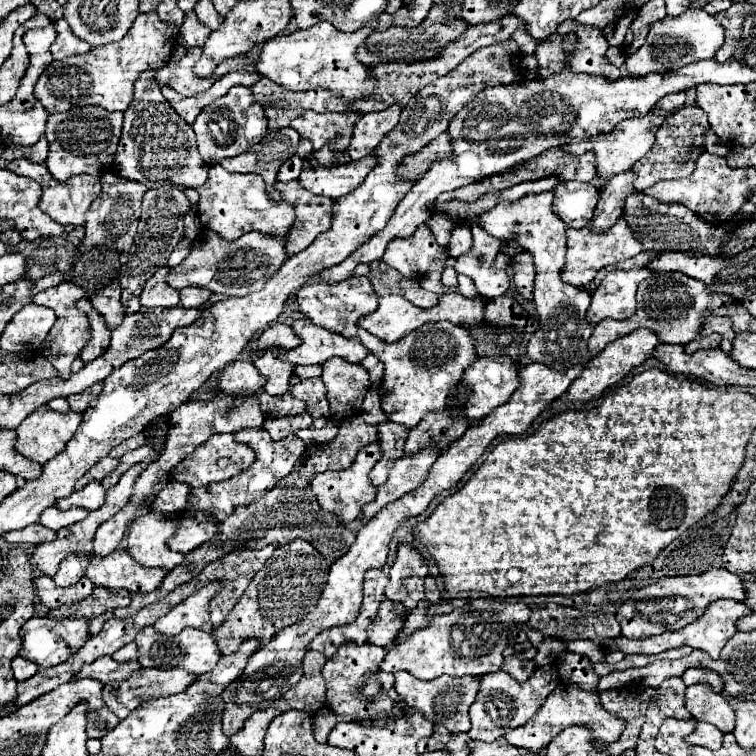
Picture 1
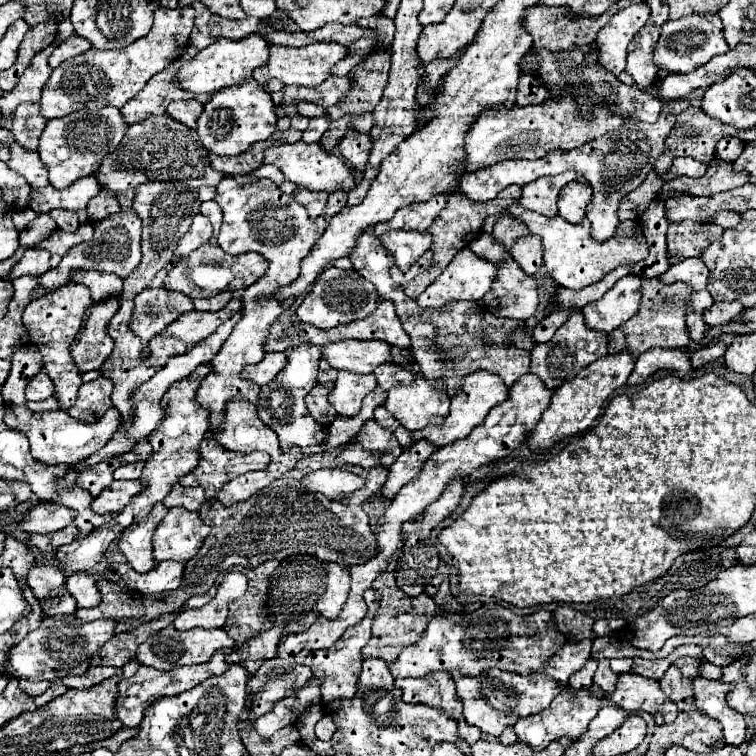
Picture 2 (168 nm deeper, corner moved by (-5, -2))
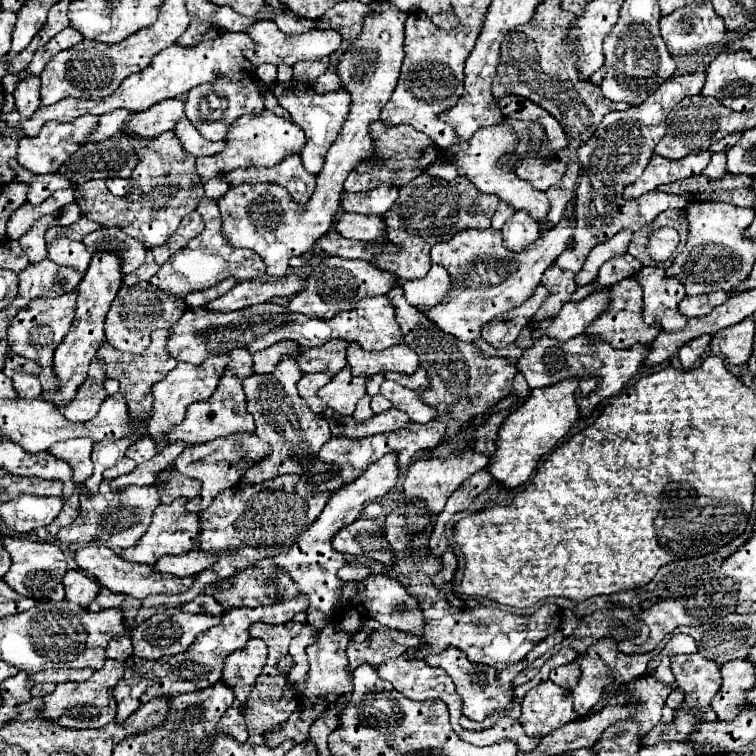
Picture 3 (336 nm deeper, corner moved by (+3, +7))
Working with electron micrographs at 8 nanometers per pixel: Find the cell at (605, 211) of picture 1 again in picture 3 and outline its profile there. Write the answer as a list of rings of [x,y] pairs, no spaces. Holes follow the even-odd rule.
[[[700,152],[700,154],[689,154],[678,160],[662,158],[662,156],[652,156],[648,162],[648,168],[644,174],[626,188],[628,198],[636,198],[644,192],[650,192],[658,188],[660,184],[666,182],[676,182],[689,177],[698,176],[704,172],[704,168],[710,162],[710,152]]]

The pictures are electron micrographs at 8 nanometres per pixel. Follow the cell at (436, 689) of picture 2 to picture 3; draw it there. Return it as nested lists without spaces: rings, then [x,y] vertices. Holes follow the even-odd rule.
[[[396,658],[396,660],[386,660],[384,664],[378,666],[378,676],[386,682],[390,682],[400,694],[404,694],[410,700],[432,700],[432,698],[440,698],[446,702],[448,710],[450,710],[450,720],[452,726],[458,724],[458,718],[462,716],[462,700],[454,690],[454,684],[450,680],[450,676],[442,670],[442,668],[432,668],[428,666],[424,660],[410,660],[410,658]]]

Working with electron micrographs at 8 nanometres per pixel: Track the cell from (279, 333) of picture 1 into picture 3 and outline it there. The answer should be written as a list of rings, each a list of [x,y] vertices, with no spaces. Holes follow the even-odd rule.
[[[288,358],[276,366],[272,374],[252,374],[244,378],[244,392],[248,402],[248,412],[254,416],[256,436],[272,444],[272,454],[264,462],[252,466],[244,474],[246,484],[260,484],[282,474],[306,474],[318,458],[320,448],[332,438],[328,422],[314,414],[296,390],[296,382],[302,372],[294,358]]]

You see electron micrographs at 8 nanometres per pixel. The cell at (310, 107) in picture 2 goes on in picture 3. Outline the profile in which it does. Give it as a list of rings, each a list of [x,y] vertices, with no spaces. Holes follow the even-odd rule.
[[[296,80],[284,82],[284,84],[276,84],[276,98],[280,102],[282,108],[288,110],[292,122],[296,122],[296,126],[300,126],[306,134],[306,144],[300,152],[302,164],[304,168],[316,176],[323,167],[325,154],[338,136],[346,116],[348,116],[348,108],[350,108],[350,96],[344,90],[336,90],[336,92],[326,92],[326,94],[316,94],[312,90],[310,84],[302,84]]]

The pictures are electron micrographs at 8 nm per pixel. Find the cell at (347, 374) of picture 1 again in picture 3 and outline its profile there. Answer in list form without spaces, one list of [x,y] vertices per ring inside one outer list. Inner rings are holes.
[[[346,366],[342,372],[332,376],[332,380],[318,390],[318,396],[326,402],[326,406],[334,408],[338,414],[352,414],[356,402],[366,394],[366,378],[354,378],[350,368]]]

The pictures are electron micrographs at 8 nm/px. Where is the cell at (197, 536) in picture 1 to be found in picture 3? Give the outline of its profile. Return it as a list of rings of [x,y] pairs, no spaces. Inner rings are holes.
[[[176,498],[172,504],[160,504],[152,516],[152,522],[150,522],[150,528],[148,532],[142,536],[142,540],[138,540],[136,546],[132,548],[126,548],[122,550],[122,558],[126,560],[134,560],[134,562],[140,562],[140,564],[150,564],[154,566],[158,558],[166,556],[166,554],[172,554],[172,556],[180,556],[184,552],[190,552],[194,550],[194,540],[198,538],[198,532],[200,532],[200,522],[198,522],[198,516],[196,514],[190,514],[186,512],[186,498]]]

